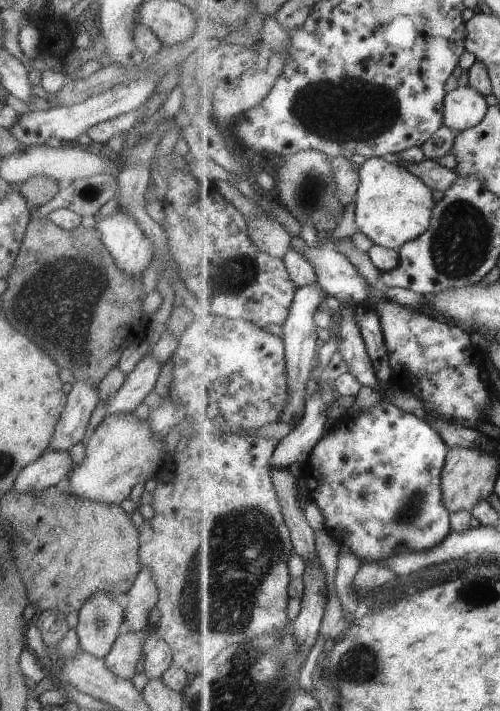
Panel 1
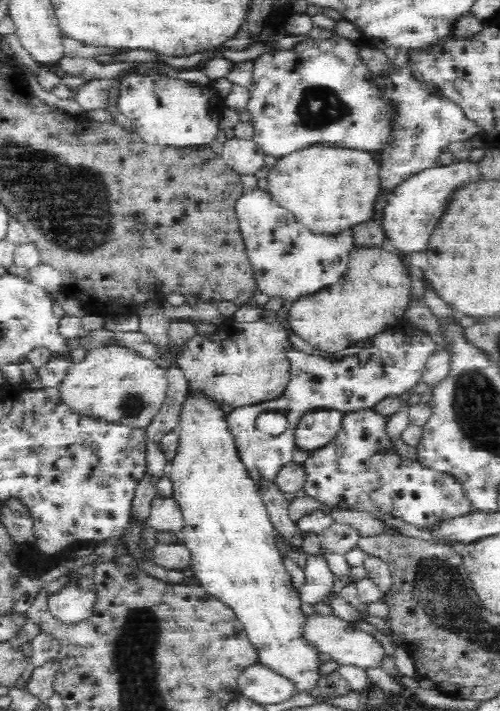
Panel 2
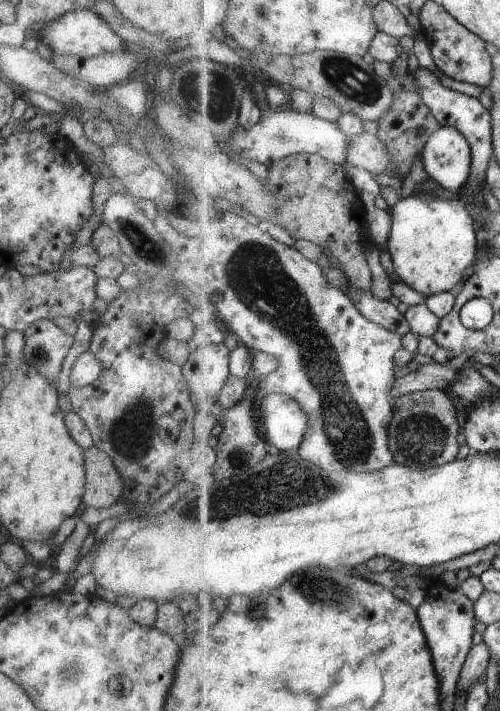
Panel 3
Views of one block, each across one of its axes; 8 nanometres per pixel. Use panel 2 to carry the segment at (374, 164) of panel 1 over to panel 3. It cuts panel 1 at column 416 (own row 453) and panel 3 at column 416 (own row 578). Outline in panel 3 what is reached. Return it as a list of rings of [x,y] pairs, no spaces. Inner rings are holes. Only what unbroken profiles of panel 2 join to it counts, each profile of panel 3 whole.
[[[413,192],[409,197],[399,199],[393,207],[391,218],[392,225],[387,248],[395,273],[401,281],[406,282],[427,298],[435,293],[452,291],[457,285],[464,282],[466,270],[475,262],[480,244],[473,214],[461,198],[438,199],[431,196],[423,198]]]

